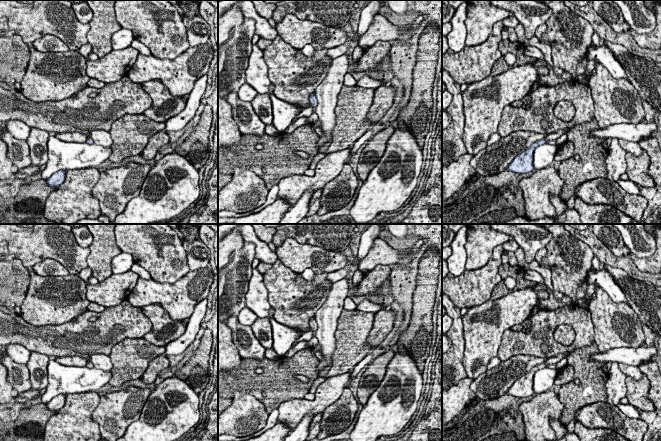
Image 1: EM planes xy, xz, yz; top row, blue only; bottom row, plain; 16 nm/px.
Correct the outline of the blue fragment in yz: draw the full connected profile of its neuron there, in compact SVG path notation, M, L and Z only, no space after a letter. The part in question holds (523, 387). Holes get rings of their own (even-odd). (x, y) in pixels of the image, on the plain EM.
M571 352L559 354L555 357L551 357L545 360L544 363L539 364L535 367L533 367L528 373L526 373L524 376L517 379L514 384L509 388L507 391L507 394L515 396L515 397L529 397L534 396L534 390L533 390L533 376L536 371L539 369L548 367L551 364L558 364L560 360L563 358L567 358L570 355Z

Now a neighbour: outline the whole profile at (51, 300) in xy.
M30 270L30 284L20 306L20 316L34 326L60 325L87 311L90 301L86 298L87 284L79 275L40 276Z

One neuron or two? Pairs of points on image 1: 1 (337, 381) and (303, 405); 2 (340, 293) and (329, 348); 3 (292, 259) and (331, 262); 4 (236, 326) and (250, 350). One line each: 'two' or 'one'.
1: one
2: one
3: one
4: one

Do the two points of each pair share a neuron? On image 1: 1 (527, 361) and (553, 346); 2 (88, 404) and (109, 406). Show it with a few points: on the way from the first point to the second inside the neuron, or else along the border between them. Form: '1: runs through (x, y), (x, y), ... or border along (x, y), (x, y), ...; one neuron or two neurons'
1: border along (511, 356), (535, 355), (540, 356), (544, 360); two neurons
2: border along (100, 397), (92, 412), (92, 419), (98, 428); two neurons

